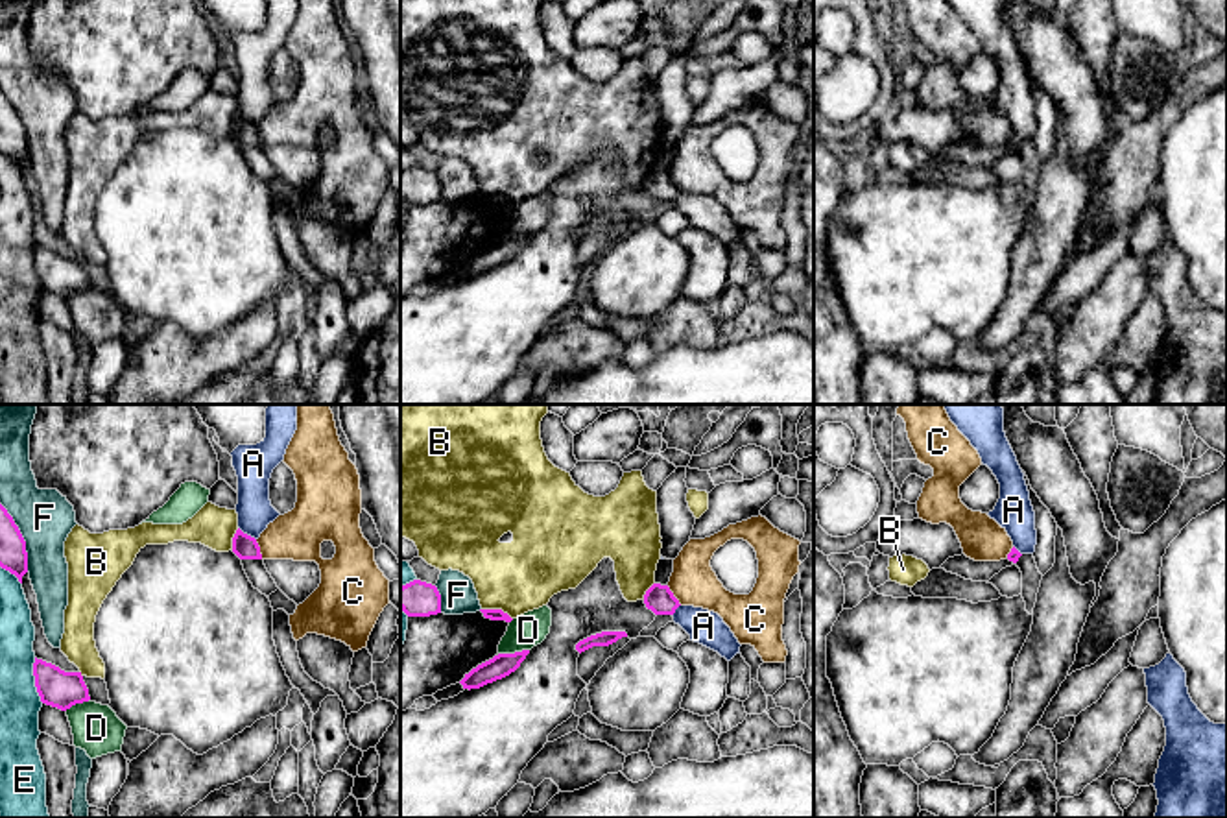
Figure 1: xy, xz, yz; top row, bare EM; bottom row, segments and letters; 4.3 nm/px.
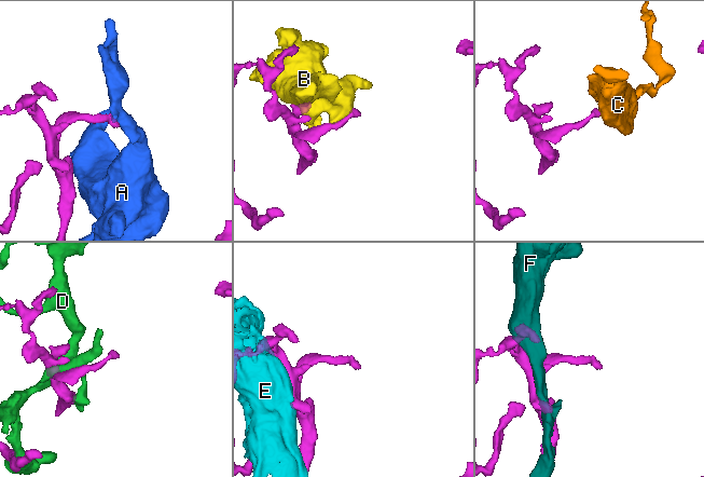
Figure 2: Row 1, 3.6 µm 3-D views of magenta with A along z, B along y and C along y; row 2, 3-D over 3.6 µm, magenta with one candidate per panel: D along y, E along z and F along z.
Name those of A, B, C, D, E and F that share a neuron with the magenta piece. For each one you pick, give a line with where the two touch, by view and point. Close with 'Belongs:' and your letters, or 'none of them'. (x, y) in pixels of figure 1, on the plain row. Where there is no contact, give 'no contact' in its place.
Belongs: none of them

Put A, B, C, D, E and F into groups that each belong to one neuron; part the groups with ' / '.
A / B / C / D / E / F

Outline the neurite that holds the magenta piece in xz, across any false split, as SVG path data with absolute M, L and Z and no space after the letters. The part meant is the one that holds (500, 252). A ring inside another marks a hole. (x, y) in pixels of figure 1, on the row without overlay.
M530 236L515 238L515 240L498 240L493 246L478 251L472 255L465 264L459 268L463 275L480 275L487 270L502 266L515 259L520 249L526 246Z

